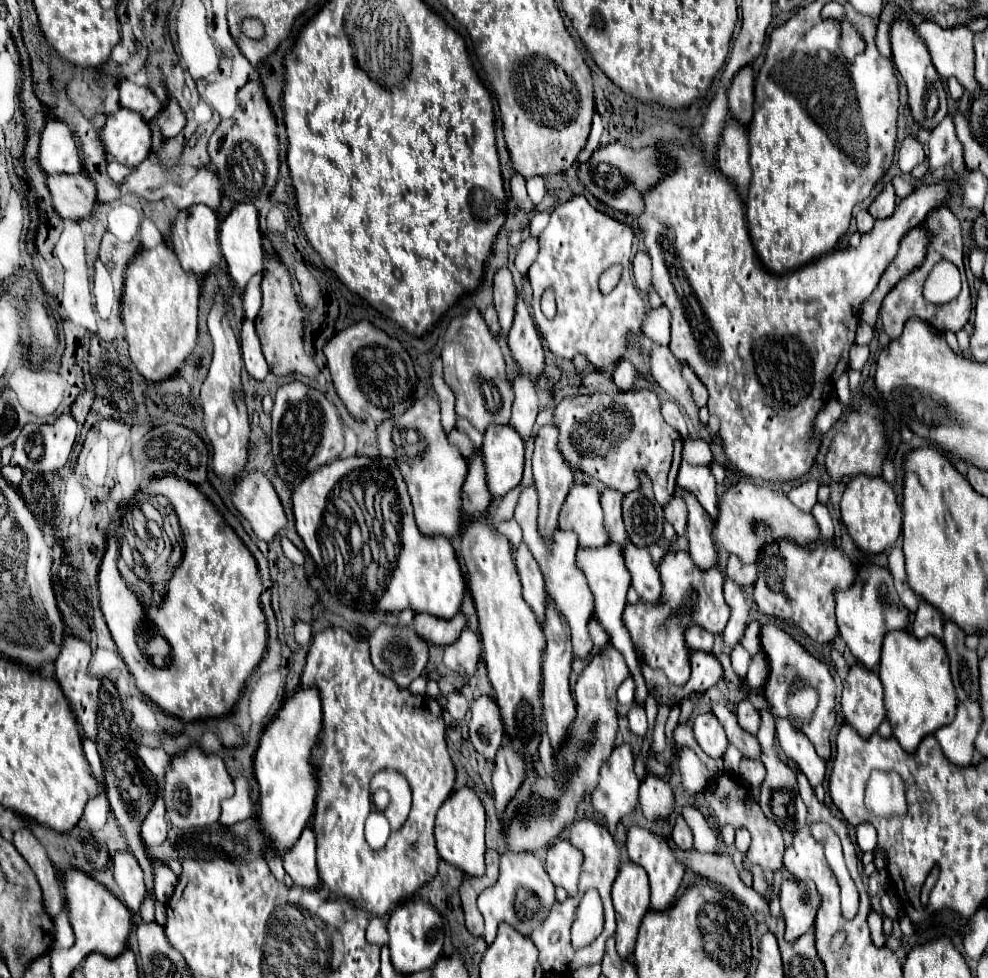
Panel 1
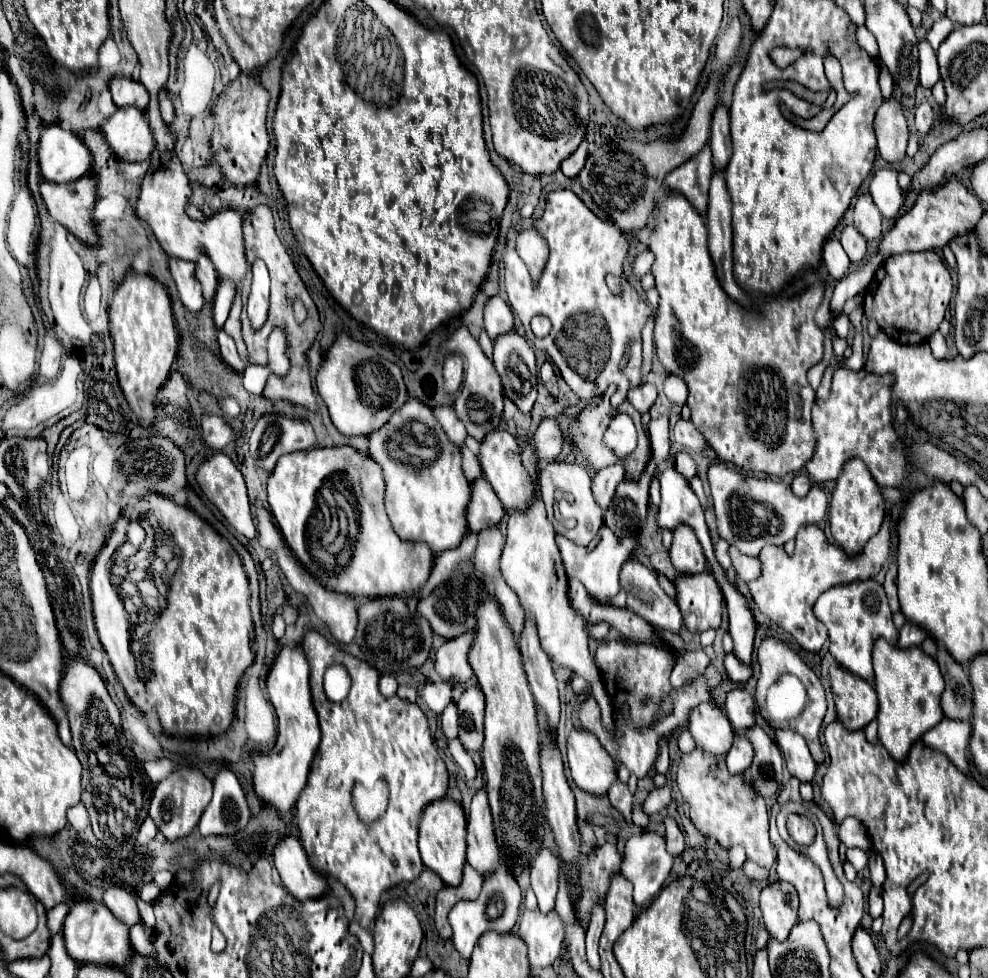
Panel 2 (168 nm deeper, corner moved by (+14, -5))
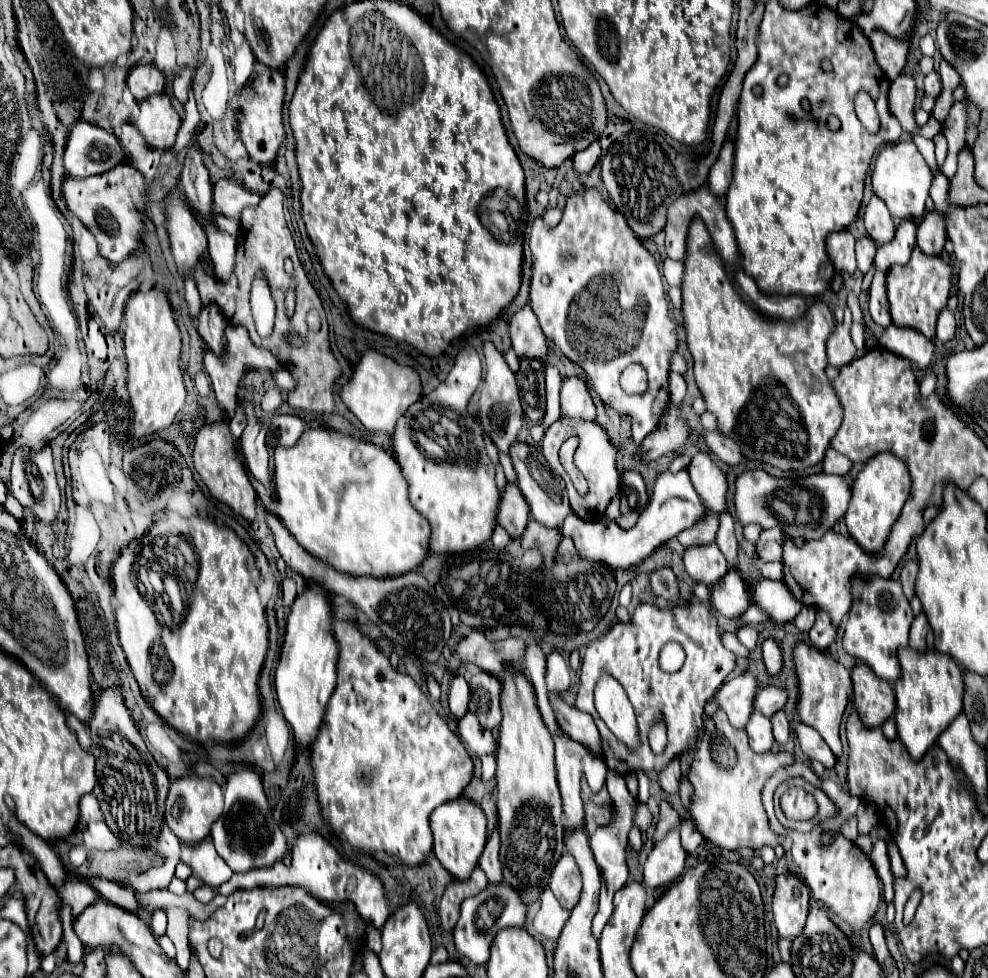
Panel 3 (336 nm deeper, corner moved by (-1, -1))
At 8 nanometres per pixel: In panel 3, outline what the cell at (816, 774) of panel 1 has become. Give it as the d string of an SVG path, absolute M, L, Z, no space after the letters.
M796 724L796 736L800 740L802 752L806 754L806 758L810 760L818 760L822 762L826 768L834 768L836 756L832 754L832 750L824 744L824 740L818 736L818 732L806 724Z

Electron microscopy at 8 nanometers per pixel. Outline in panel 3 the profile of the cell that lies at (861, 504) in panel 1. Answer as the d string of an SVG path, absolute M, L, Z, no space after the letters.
M880 452L872 456L866 466L858 472L854 486L852 486L852 498L848 504L848 510L844 514L846 528L850 536L866 550L866 552L882 552L888 534L898 520L902 506L910 494L912 478L908 474L908 468L904 462L900 462L898 456L890 452Z

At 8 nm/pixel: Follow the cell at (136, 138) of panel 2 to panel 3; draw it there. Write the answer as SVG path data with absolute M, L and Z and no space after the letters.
M164 92L142 100L140 114L134 120L134 126L140 130L148 146L156 150L166 150L174 146L180 124L180 114Z

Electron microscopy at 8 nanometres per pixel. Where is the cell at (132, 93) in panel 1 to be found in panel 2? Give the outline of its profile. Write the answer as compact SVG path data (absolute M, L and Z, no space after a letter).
M113 78L111 84L111 94L113 94L113 102L115 106L135 106L137 110L145 110L149 104L149 94L145 92L145 88L135 82L135 80L127 80L127 78Z

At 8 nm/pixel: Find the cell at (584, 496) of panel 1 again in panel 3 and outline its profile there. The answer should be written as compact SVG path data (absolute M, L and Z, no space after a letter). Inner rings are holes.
M560 416L554 424L550 424L544 432L544 438L542 438L542 454L544 458L548 460L550 468L554 468L566 482L566 490L568 490L568 496L570 496L570 506L572 510L582 518L582 520L598 520L608 502L618 496L618 482L620 482L620 474L616 470L616 454L618 454L618 446L610 440L608 436L608 430L598 422L598 420L572 420L570 416ZM576 434L580 438L580 444L578 444L578 450L576 450L576 456L574 456L574 462L578 466L578 470L584 474L586 482L588 482L588 492L584 496L580 496L576 492L576 488L572 486L572 480L570 476L566 474L566 470L562 468L560 460L558 460L558 450L562 446L562 440L566 440L568 436Z

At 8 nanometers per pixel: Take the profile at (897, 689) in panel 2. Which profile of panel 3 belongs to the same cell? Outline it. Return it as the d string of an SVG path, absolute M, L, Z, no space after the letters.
M902 648L898 652L902 676L896 682L896 726L898 738L910 752L914 760L920 760L930 746L938 742L938 736L948 728L948 724L962 712L964 680L960 666L936 650L916 652L912 648Z

